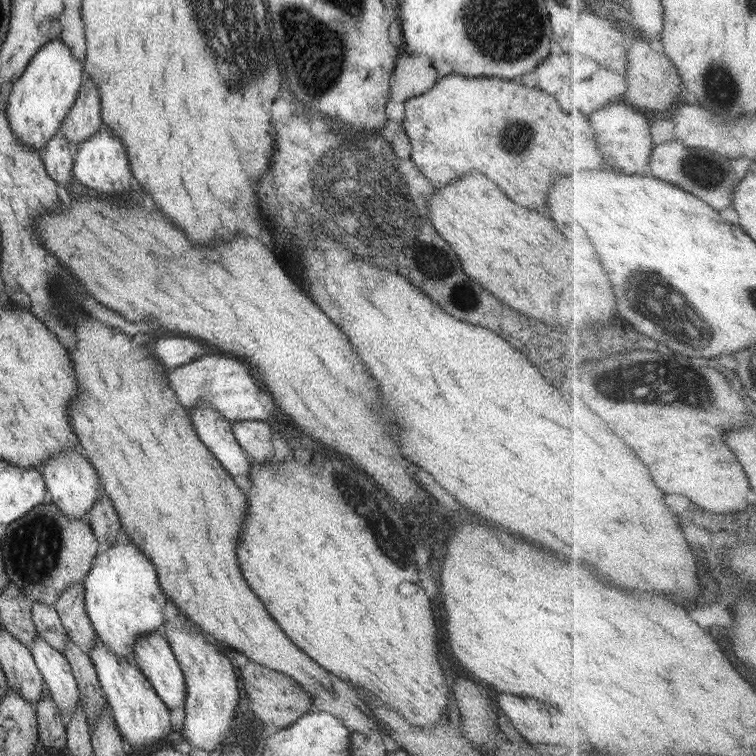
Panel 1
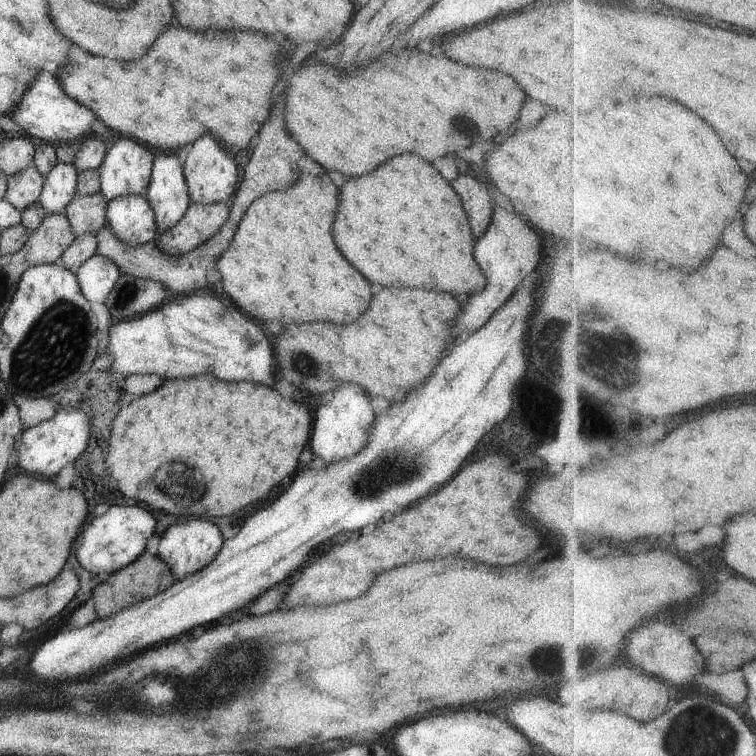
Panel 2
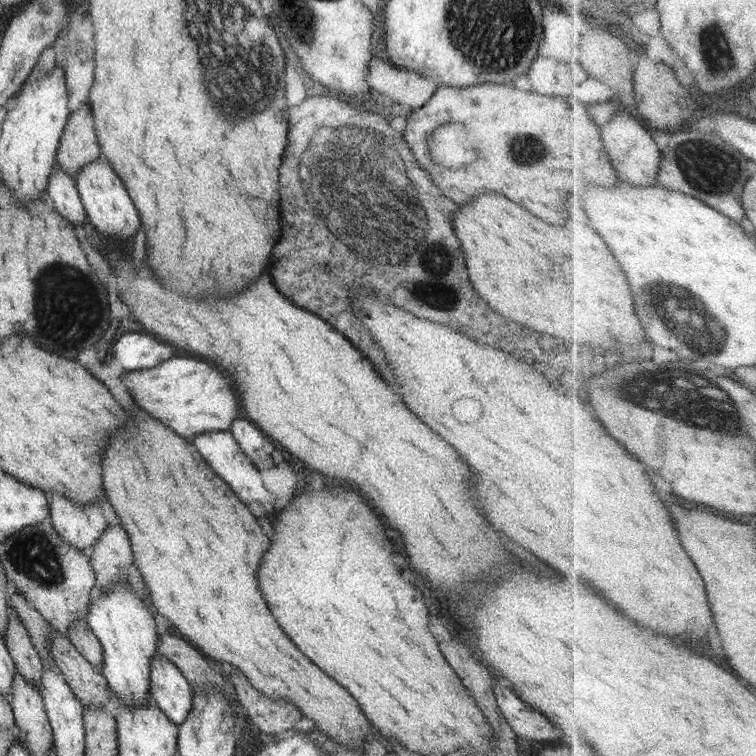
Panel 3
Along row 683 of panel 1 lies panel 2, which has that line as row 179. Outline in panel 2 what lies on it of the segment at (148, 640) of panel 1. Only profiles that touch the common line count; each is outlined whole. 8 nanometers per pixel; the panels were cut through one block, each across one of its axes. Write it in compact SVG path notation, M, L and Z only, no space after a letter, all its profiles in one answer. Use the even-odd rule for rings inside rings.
M175 152L155 154L145 197L155 214L157 234L176 226L191 205L183 165Z

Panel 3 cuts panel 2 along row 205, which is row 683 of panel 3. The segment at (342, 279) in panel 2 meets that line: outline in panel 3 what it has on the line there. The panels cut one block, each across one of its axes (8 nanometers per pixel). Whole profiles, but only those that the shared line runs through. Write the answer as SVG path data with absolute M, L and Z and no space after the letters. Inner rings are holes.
M136 402L132 410L128 410L128 408L125 410L130 414L128 425L124 427L124 432L120 432L108 440L106 451L102 453L104 491L105 496L114 507L116 514L120 517L121 526L128 534L134 565L137 566L142 577L144 577L156 610L174 625L174 630L179 632L179 636L188 640L211 662L227 662L234 665L236 668L240 668L240 670L248 676L248 681L250 681L250 684L252 684L254 688L258 688L260 692L264 693L266 697L270 697L270 699L282 699L282 701L292 703L294 707L298 707L302 716L304 715L314 720L316 726L318 726L316 729L319 731L326 730L326 735L334 739L336 743L340 743L340 745L344 745L344 747L350 749L360 749L360 747L364 747L364 742L366 738L368 738L368 736L366 736L366 734L368 734L368 722L366 722L362 710L356 708L356 700L354 700L340 684L336 684L328 674L324 674L318 666L314 666L314 664L290 642L290 638L282 632L282 628L278 626L278 622L274 620L274 616L270 614L270 610L268 610L268 606L266 606L266 602L264 602L264 598L262 598L262 592L260 592L258 580L256 580L256 570L258 570L260 558L265 556L265 553L270 547L271 539L268 538L266 532L260 528L256 516L248 509L247 504L243 503L236 494L234 494L234 491L231 490L228 484L214 472L214 469L202 458L202 455L196 450L196 447L194 447L189 439L185 439L175 432L172 432L170 427L156 420L148 411L136 404Z

